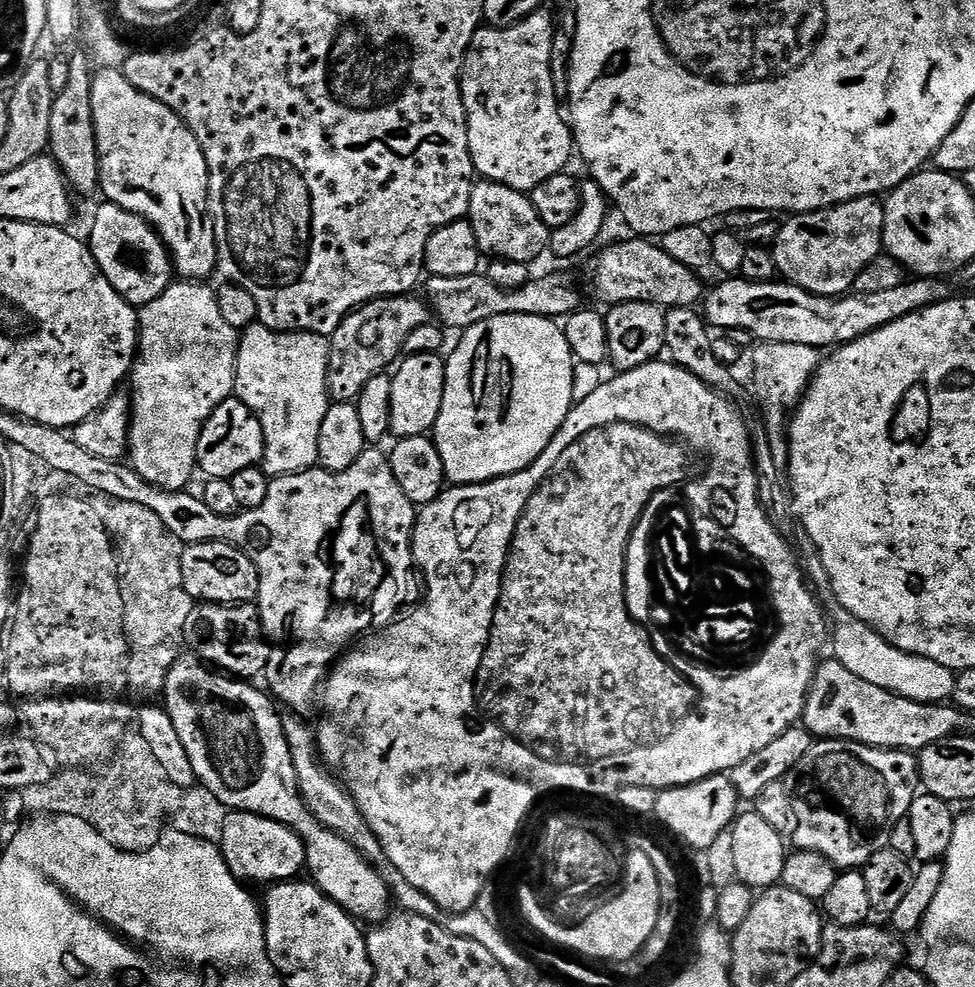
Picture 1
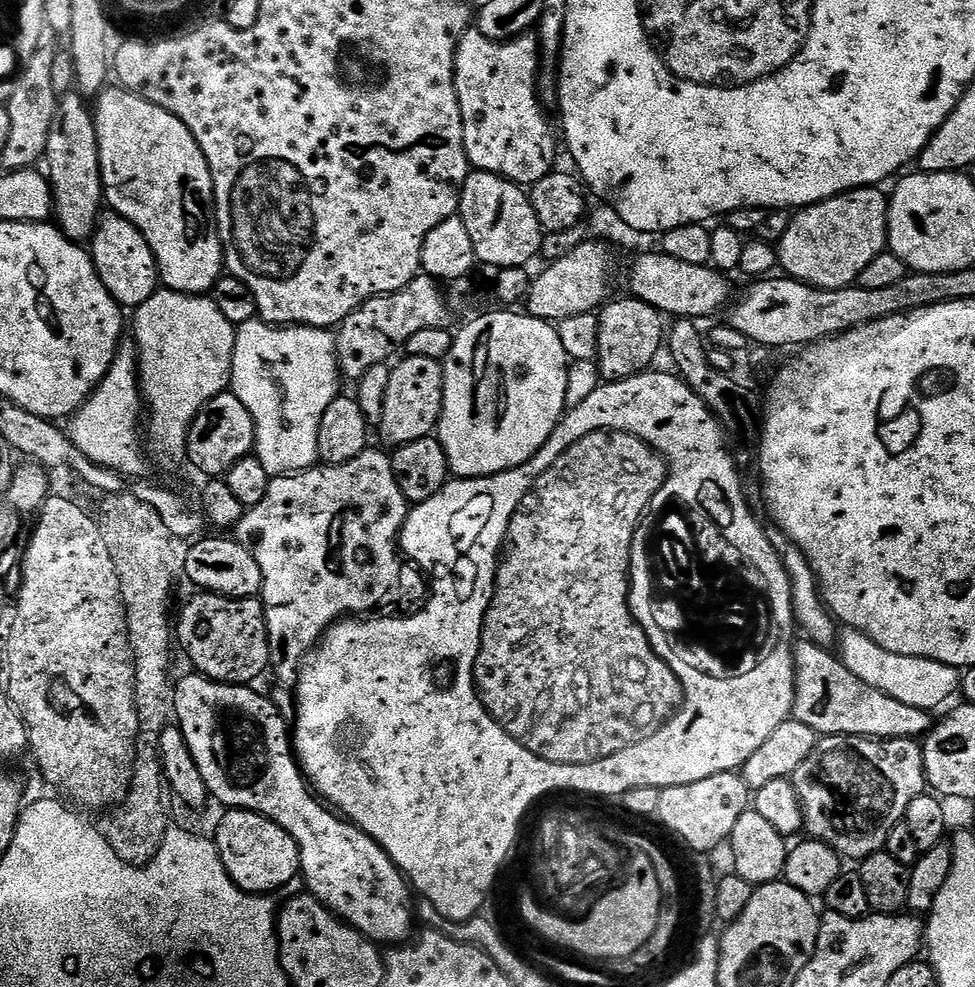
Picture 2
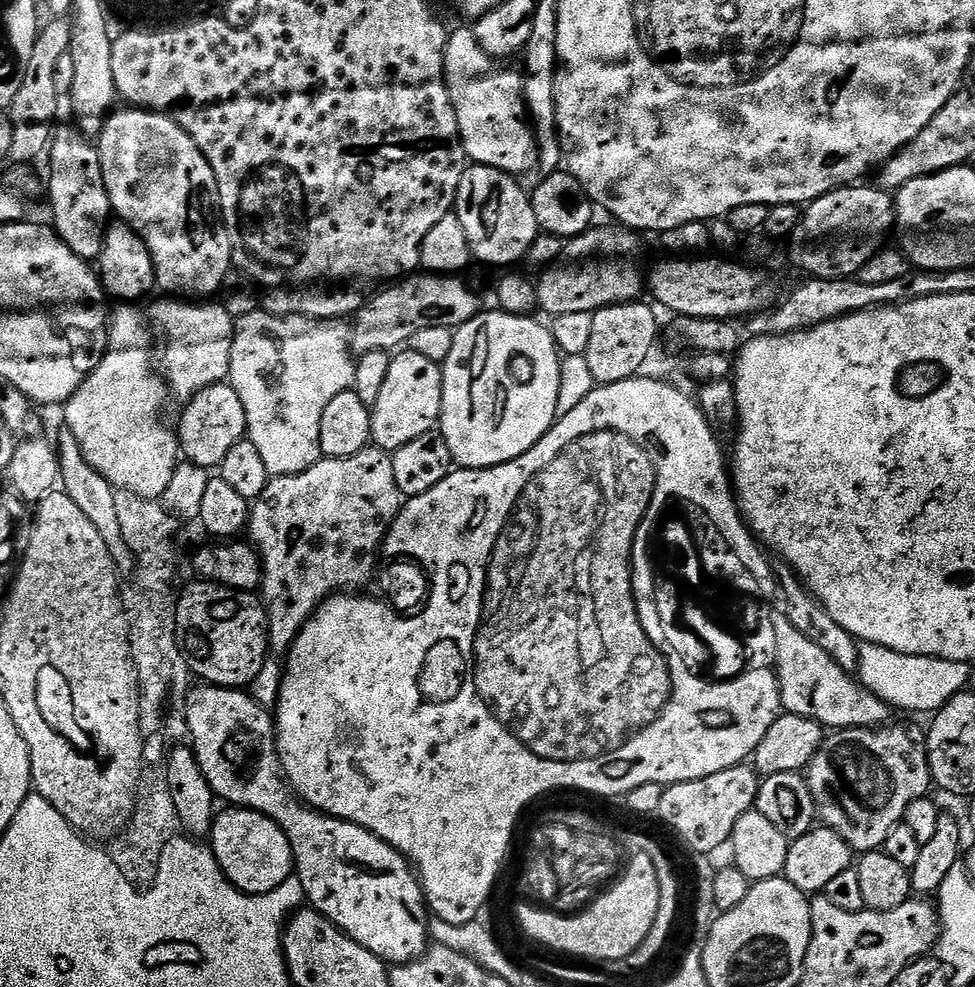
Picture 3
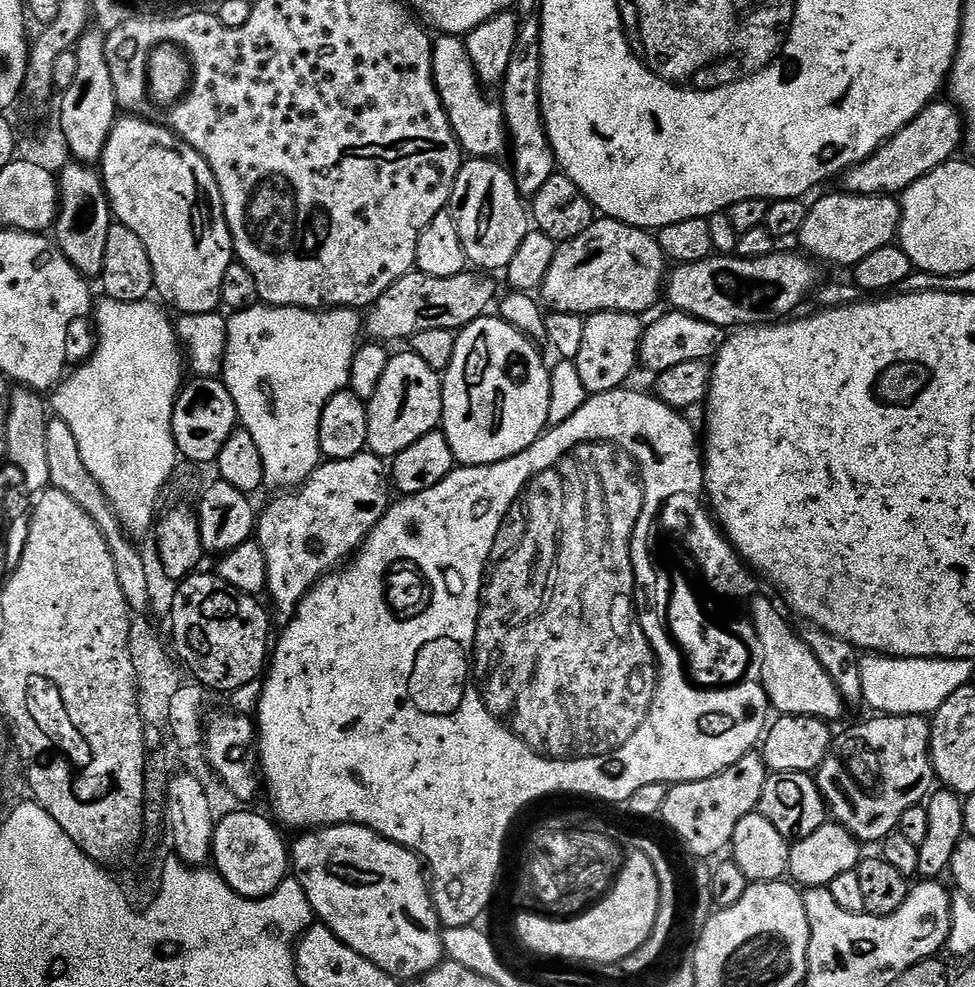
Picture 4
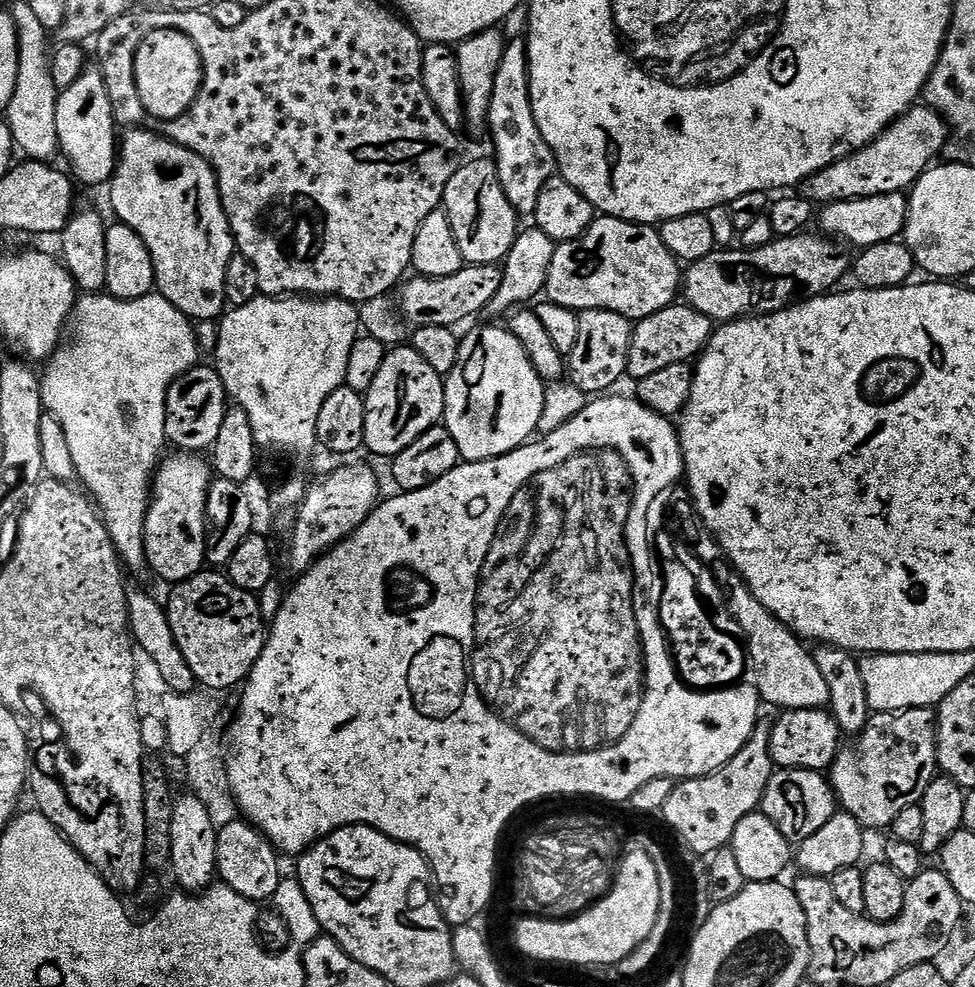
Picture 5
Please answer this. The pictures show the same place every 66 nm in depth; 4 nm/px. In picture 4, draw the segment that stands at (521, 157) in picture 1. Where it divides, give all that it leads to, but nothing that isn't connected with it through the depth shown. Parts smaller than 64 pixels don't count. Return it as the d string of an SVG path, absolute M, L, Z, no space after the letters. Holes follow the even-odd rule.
M440 34L432 41L432 81L438 90L438 98L446 110L446 118L456 135L461 149L472 158L500 158L509 147L508 127L504 125L504 109L487 96L485 85L480 83L476 75L476 67L470 62L470 54L466 50L464 40L456 34Z

